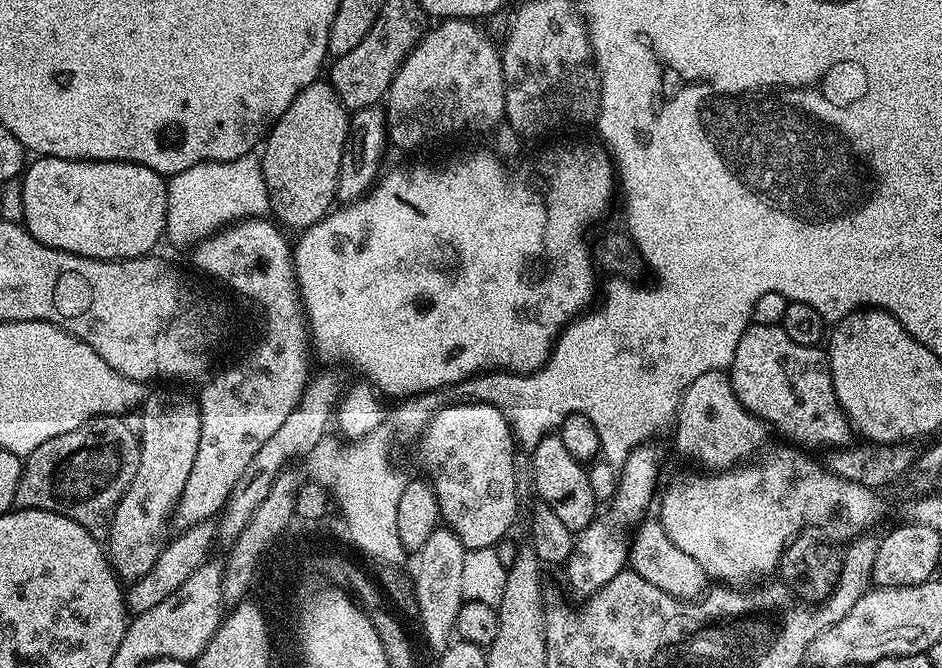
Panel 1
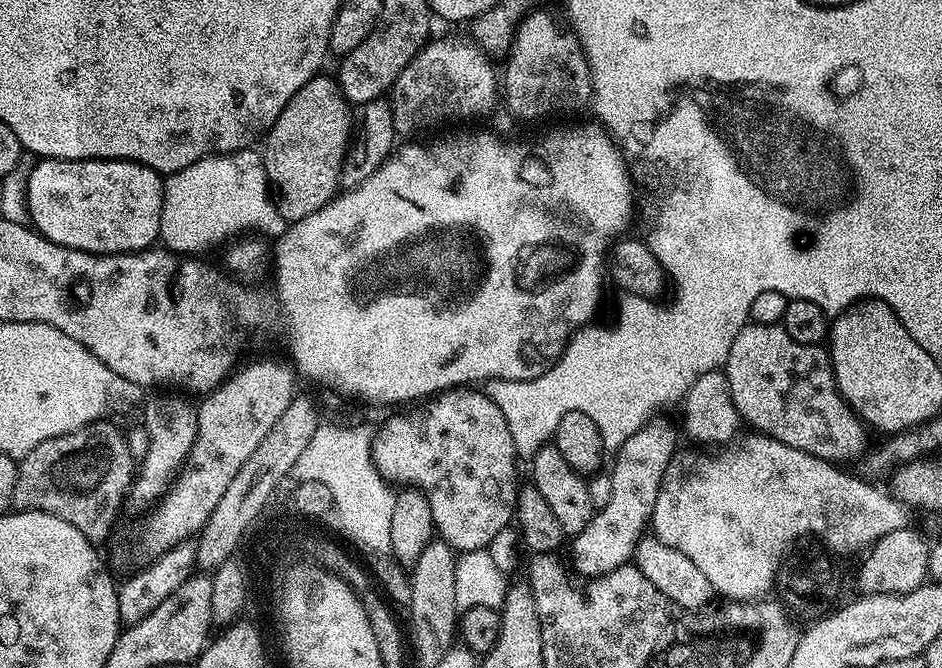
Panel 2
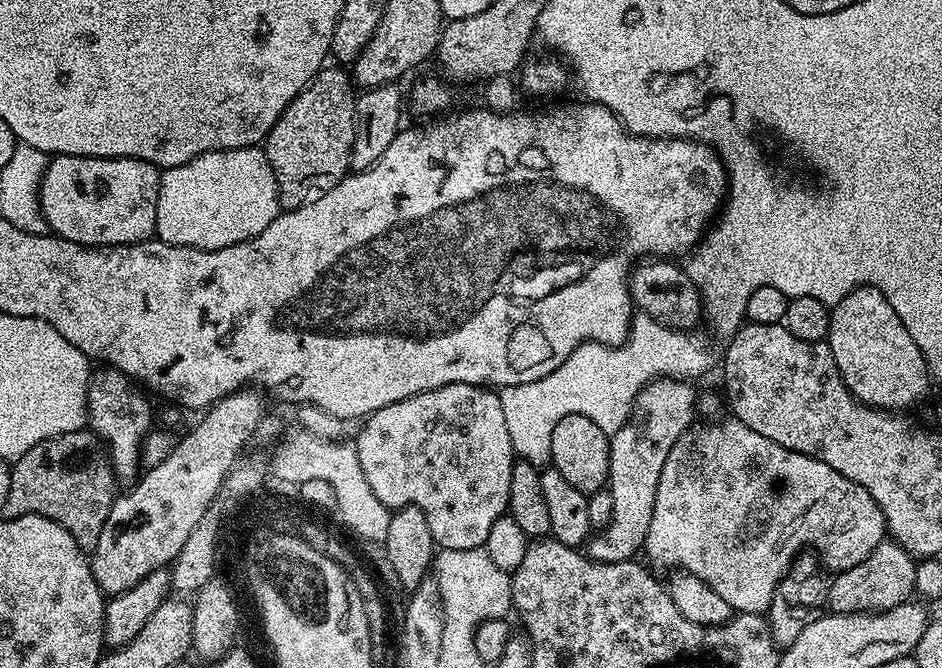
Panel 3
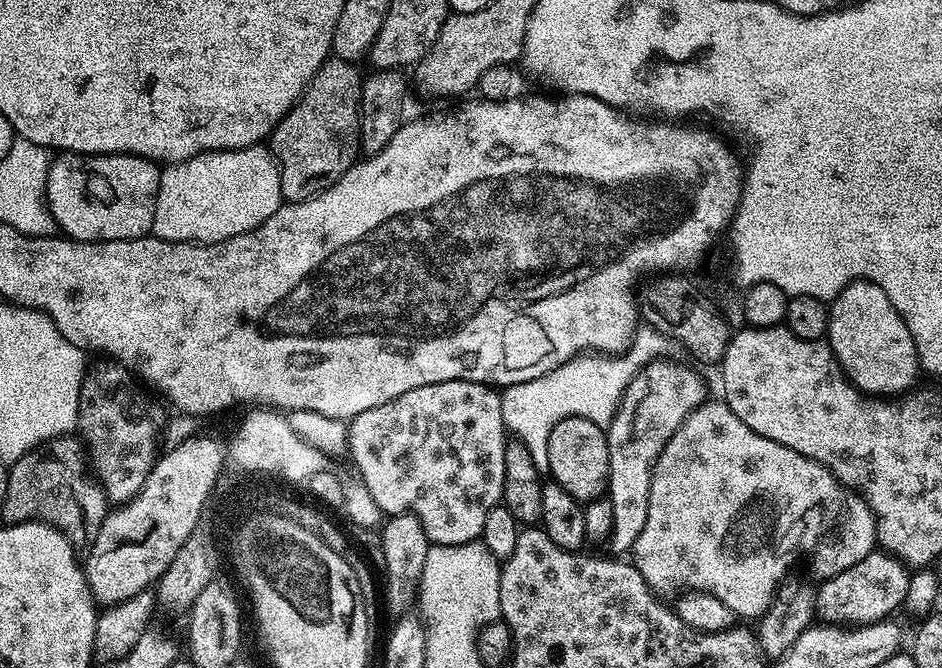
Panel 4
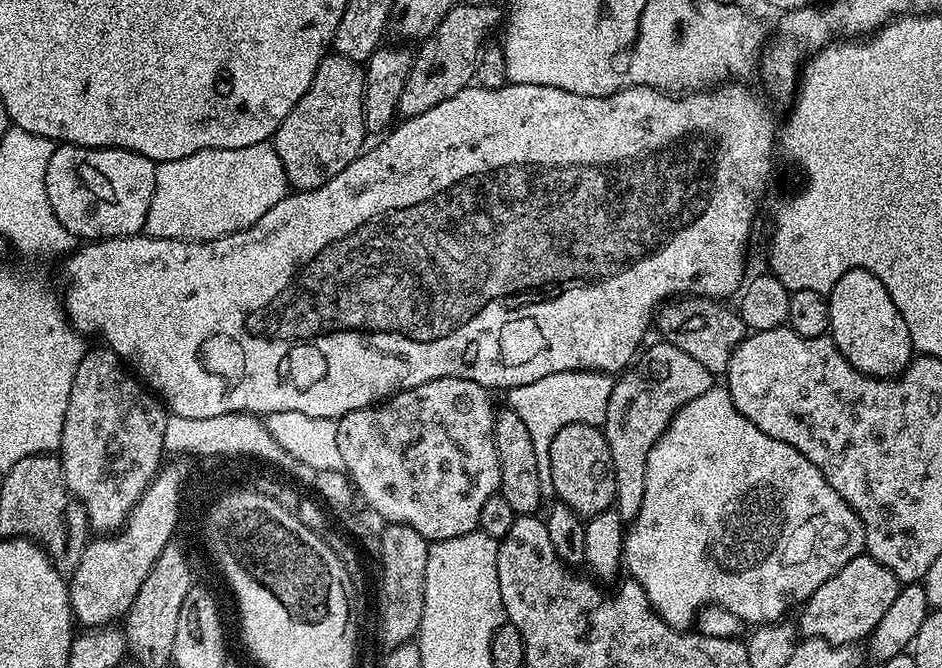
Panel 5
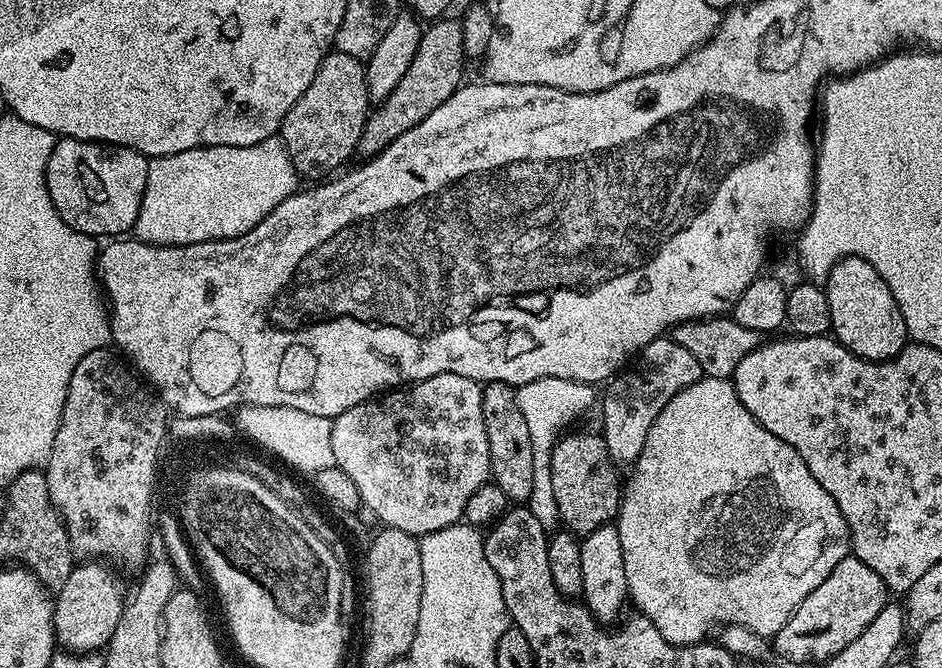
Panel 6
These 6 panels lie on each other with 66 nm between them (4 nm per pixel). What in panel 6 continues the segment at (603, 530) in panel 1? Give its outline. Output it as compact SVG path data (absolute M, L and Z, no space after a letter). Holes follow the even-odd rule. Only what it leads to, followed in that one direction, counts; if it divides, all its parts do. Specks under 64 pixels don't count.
M668 336L652 340L640 350L635 360L632 366L630 364L609 381L600 400L603 424L600 430L608 452L618 464L635 463L645 445L650 426L657 420L666 403L674 394L704 376L695 357Z

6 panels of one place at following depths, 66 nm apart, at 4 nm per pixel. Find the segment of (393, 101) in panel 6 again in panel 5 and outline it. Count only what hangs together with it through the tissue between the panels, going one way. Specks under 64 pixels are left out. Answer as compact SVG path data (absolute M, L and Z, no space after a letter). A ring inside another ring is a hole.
M455 4L450 14L438 22L438 30L423 40L417 47L420 49L415 49L406 86L402 86L399 115L407 118L426 114L426 110L434 110L438 102L446 102L446 98L454 98L454 94L469 87L476 74L481 49L499 20L501 23L502 12L500 16L499 10L492 4Z

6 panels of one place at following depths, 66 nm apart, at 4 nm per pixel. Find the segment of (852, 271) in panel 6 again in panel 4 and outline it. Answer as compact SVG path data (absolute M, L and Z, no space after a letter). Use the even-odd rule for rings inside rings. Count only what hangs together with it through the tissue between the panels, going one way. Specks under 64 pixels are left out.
M869 280L850 281L838 293L835 300L831 301L826 342L832 348L832 353L836 355L841 370L852 381L852 385L871 396L892 398L897 394L907 393L917 383L916 375L921 375L922 372L914 338L910 338L910 330L906 330L906 322L902 322L902 314L898 314L898 310L894 310L894 302L886 298L886 290L882 290Z

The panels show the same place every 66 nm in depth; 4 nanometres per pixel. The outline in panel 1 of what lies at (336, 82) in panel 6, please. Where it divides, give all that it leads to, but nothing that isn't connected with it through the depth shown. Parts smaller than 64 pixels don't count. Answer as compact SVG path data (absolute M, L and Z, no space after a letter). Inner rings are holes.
M318 78L298 93L294 102L290 102L288 109L272 125L262 144L264 152L262 151L260 165L266 178L271 215L285 229L306 229L328 215L333 207L336 200L336 187L338 186L338 166L342 166L344 147L348 141L349 119L349 109L340 103L338 94L333 90L331 83L324 81L323 84L323 79Z

